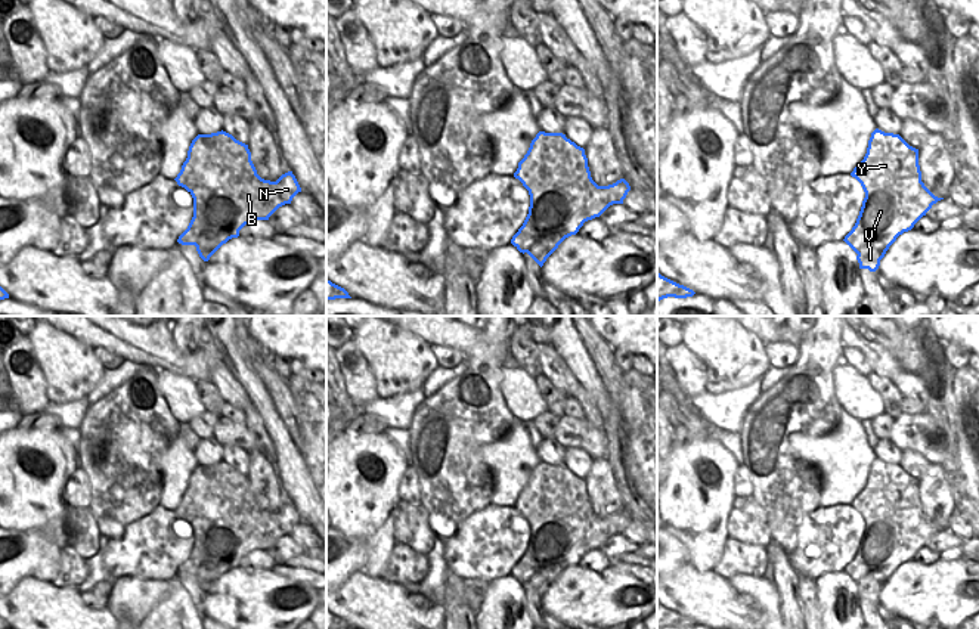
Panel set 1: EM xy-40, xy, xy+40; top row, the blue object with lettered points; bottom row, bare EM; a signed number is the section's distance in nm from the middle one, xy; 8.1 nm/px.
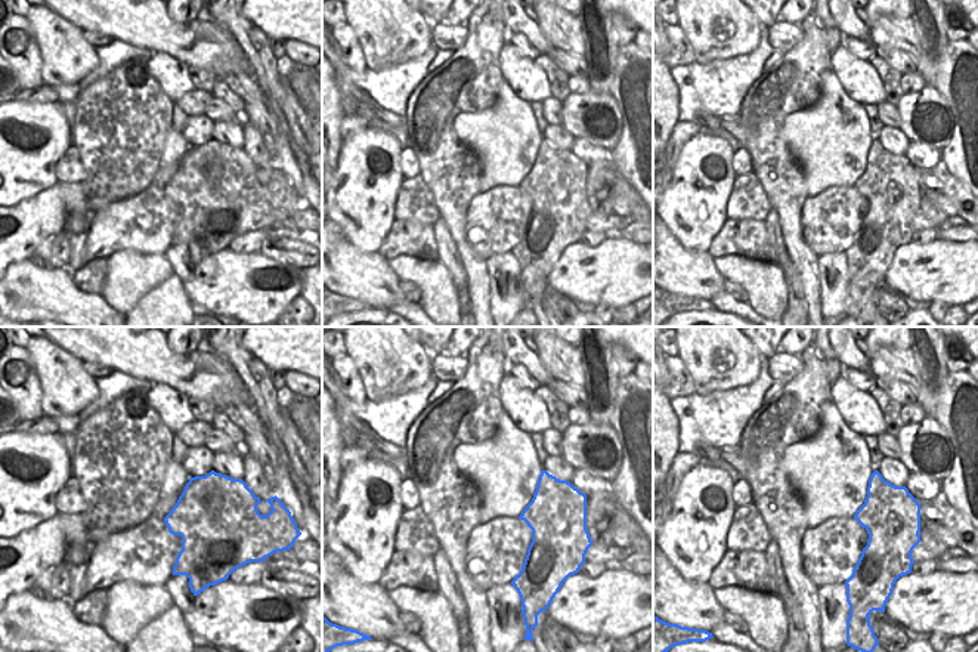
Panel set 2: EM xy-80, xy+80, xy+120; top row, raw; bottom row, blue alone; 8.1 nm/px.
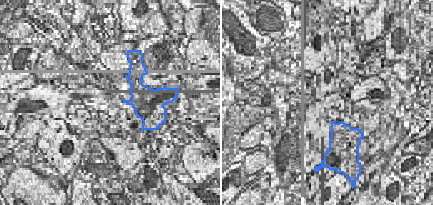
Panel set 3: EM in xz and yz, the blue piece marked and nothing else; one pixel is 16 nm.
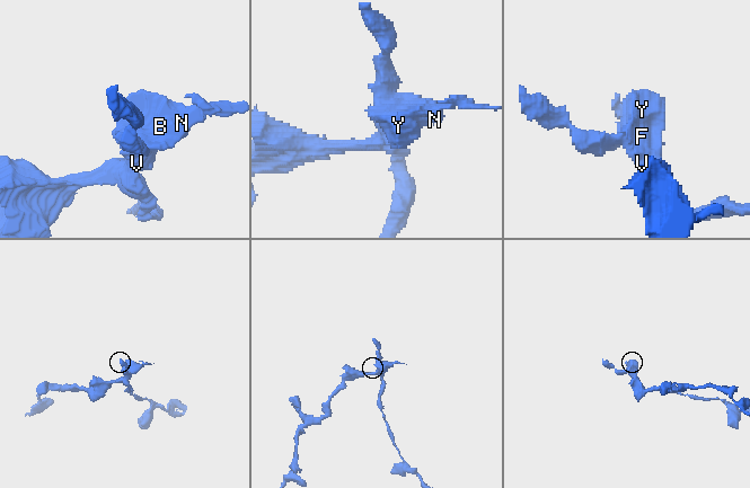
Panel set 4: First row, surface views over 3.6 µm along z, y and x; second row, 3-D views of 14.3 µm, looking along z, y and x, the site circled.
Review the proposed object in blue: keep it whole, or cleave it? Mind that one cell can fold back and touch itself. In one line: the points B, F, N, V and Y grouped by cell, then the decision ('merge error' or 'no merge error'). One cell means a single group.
B N V / F Y | merge error

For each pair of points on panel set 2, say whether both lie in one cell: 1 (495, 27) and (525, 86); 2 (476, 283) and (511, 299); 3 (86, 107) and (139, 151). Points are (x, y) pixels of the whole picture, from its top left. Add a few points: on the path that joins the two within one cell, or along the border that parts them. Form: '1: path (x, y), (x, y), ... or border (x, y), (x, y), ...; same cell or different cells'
1: border (504, 42), (498, 56), (501, 77); different cells
2: border (483, 259), (488, 274), (491, 311); different cells
3: path (99, 111), (126, 138); same cell

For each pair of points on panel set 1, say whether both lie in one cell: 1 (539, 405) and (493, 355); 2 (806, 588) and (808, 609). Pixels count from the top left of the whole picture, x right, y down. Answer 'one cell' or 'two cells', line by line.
1: two cells
2: one cell

